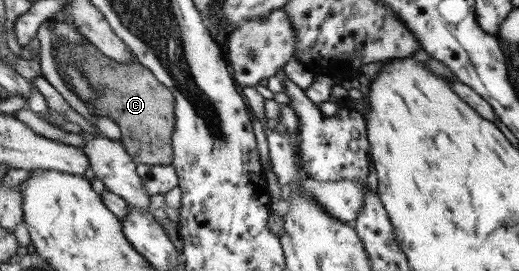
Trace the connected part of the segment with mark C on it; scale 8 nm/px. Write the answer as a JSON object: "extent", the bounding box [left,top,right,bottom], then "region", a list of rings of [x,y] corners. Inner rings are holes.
{"extent":[55,43,176,165],"region":[[[66,43],[59,44],[56,47],[55,58],[56,68],[59,64],[67,64],[67,62],[75,62],[81,60],[81,71],[89,83],[95,90],[99,97],[90,102],[84,102],[88,110],[92,110],[93,115],[107,116],[113,119],[114,123],[121,129],[121,143],[131,153],[132,158],[136,164],[151,164],[151,165],[167,165],[174,162],[173,149],[173,134],[176,130],[176,113],[175,113],[175,96],[174,93],[162,82],[159,78],[141,62],[132,61],[131,63],[123,63],[117,61],[115,58],[106,56],[96,45],[85,45],[78,43],[75,47],[69,47]]]}

